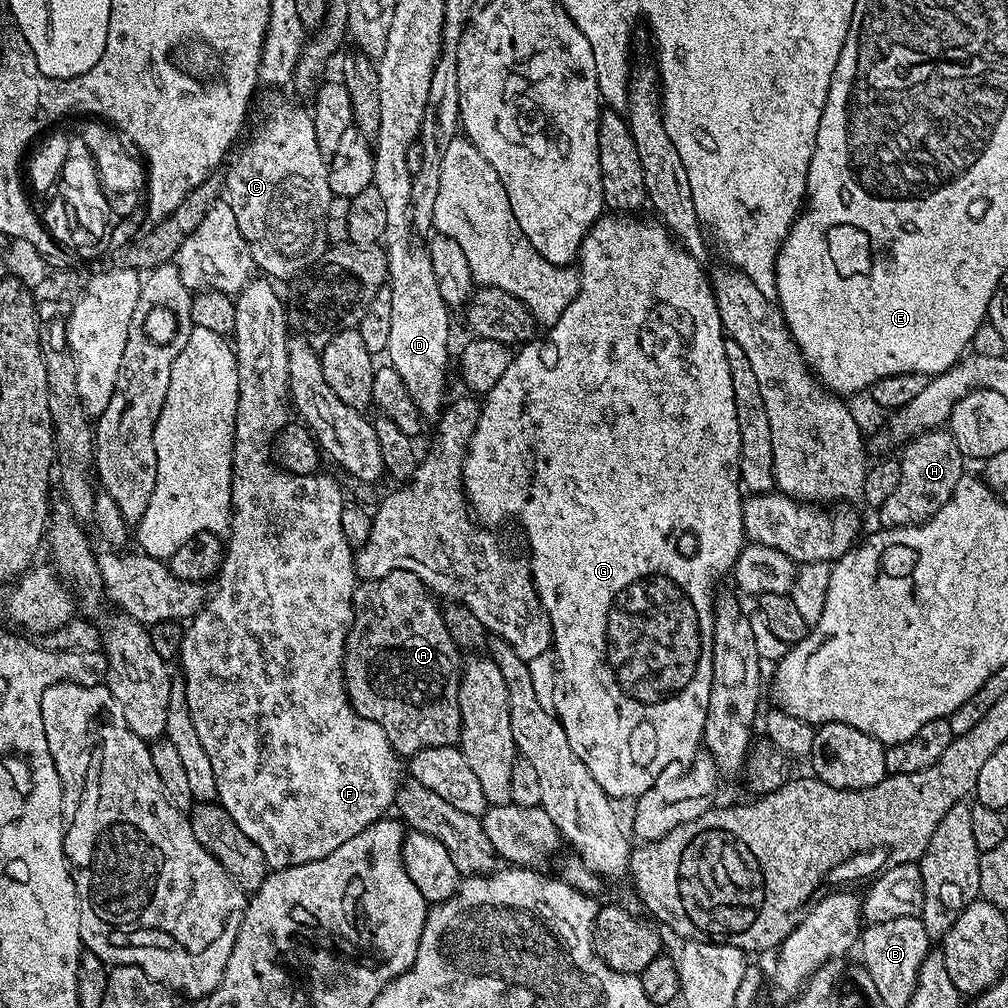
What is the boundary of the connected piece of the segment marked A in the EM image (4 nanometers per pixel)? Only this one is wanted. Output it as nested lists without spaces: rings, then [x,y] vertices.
[[[396,569],[393,572],[380,577],[377,580],[366,580],[357,583],[351,597],[352,616],[346,628],[346,639],[344,641],[344,651],[342,653],[342,688],[346,693],[346,699],[352,705],[358,716],[366,718],[370,722],[378,722],[382,730],[388,736],[389,741],[408,740],[416,732],[417,745],[431,746],[434,744],[455,745],[460,738],[460,711],[458,710],[457,690],[459,688],[459,673],[457,657],[452,657],[453,645],[448,637],[447,626],[444,624],[444,614],[441,609],[426,596],[425,587],[421,580],[412,572],[404,569]]]

